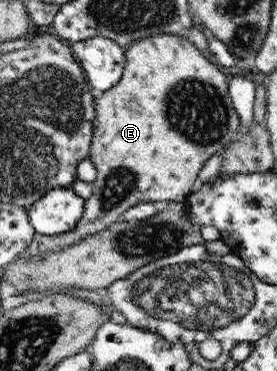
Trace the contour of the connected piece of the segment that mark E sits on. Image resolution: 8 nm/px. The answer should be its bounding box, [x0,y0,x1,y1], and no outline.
[23,34,239,256]

